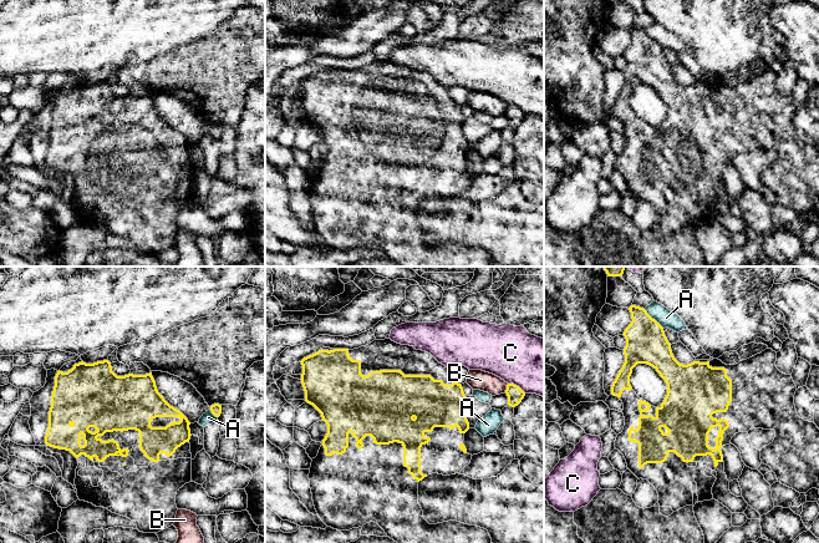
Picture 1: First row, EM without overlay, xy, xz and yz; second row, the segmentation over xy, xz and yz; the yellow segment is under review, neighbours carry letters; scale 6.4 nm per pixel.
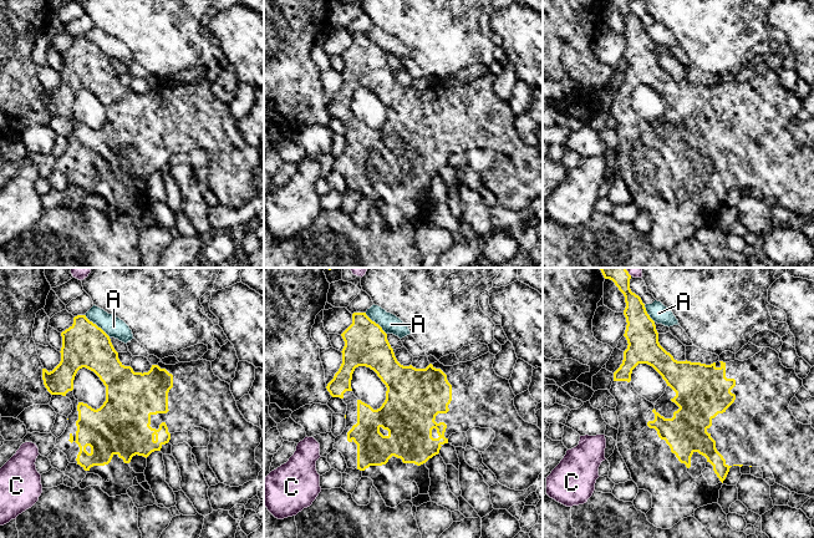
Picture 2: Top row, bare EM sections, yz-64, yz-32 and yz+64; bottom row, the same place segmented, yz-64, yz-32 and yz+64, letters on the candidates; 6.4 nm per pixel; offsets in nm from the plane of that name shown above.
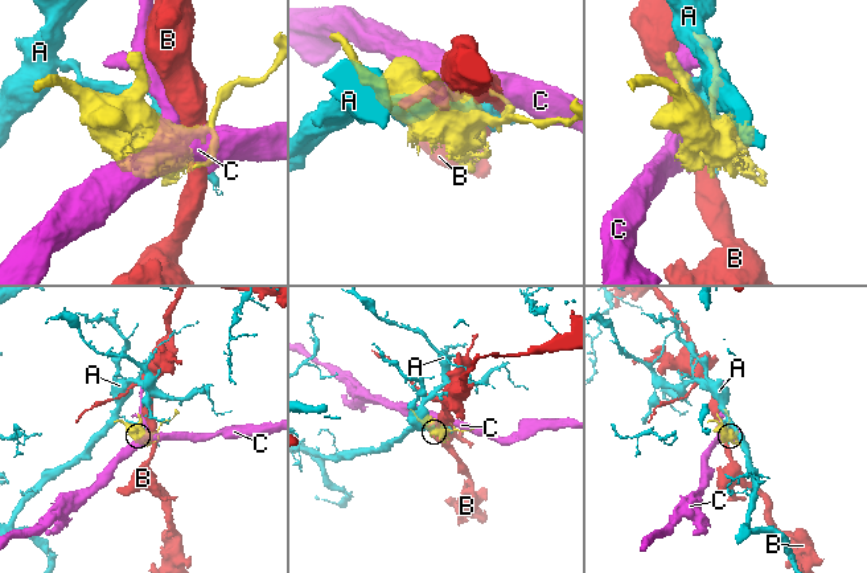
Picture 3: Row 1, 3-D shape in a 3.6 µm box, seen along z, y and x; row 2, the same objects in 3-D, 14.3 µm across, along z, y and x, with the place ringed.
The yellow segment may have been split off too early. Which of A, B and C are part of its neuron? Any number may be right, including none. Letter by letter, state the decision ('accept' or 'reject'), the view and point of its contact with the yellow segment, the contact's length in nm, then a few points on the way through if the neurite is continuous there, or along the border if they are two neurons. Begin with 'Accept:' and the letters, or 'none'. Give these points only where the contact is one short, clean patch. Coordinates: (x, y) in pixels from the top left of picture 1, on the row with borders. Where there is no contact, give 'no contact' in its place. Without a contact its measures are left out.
Accept: none
A: reject | yz (654, 319) | 180 nm
B: reject | xz (507, 387) | 60 nm | along xz (508, 384), (504, 391)
C: reject | xz (515, 385) | 140 nm

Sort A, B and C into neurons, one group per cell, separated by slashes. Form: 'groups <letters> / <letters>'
groups A / B / C

